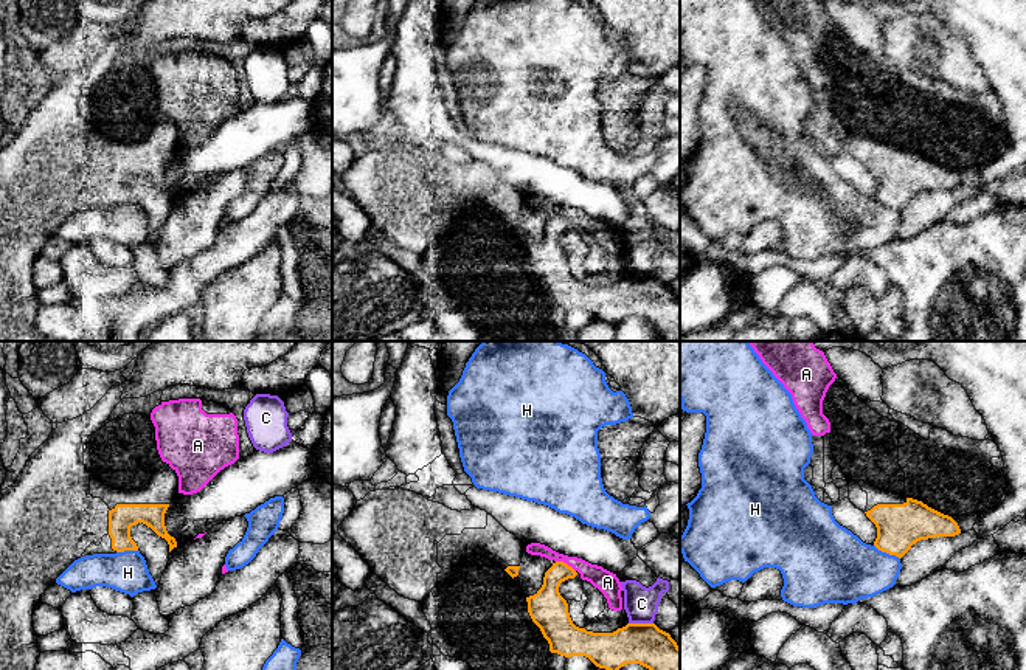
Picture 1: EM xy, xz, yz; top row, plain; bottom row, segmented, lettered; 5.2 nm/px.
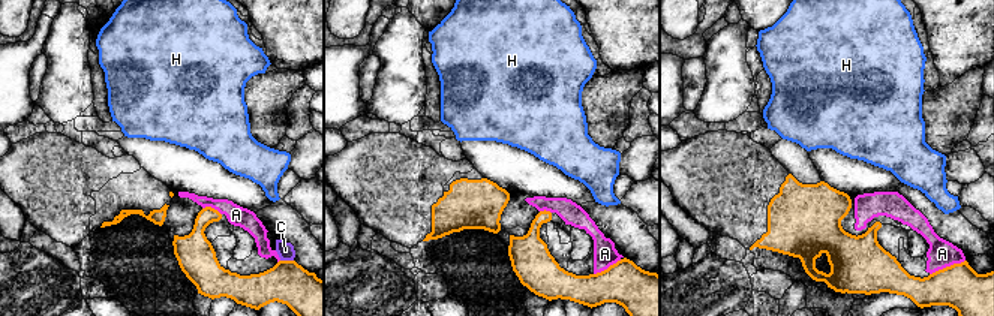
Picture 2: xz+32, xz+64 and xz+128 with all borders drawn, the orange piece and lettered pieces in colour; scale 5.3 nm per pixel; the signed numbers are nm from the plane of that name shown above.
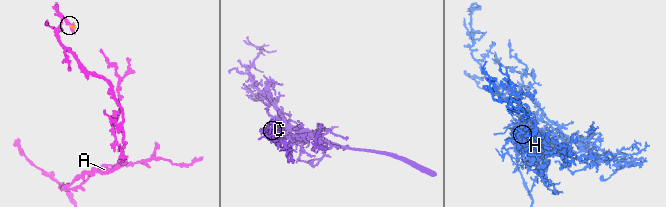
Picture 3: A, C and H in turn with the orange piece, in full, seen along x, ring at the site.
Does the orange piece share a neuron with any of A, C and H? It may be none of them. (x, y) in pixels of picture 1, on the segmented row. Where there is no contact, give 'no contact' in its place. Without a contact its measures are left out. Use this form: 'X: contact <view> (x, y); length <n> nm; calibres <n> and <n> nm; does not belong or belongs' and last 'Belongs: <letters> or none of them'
A: contact xz (565, 563); length 120 nm; calibres 190 and 120 nm; does not belong
C: contact xz (641, 624); length 130 nm; calibres 220 and 180 nm; does not belong
H: contact yz (887, 552); length 150 nm; calibres 240 and 360 nm; does not belong
Belongs: none of them

